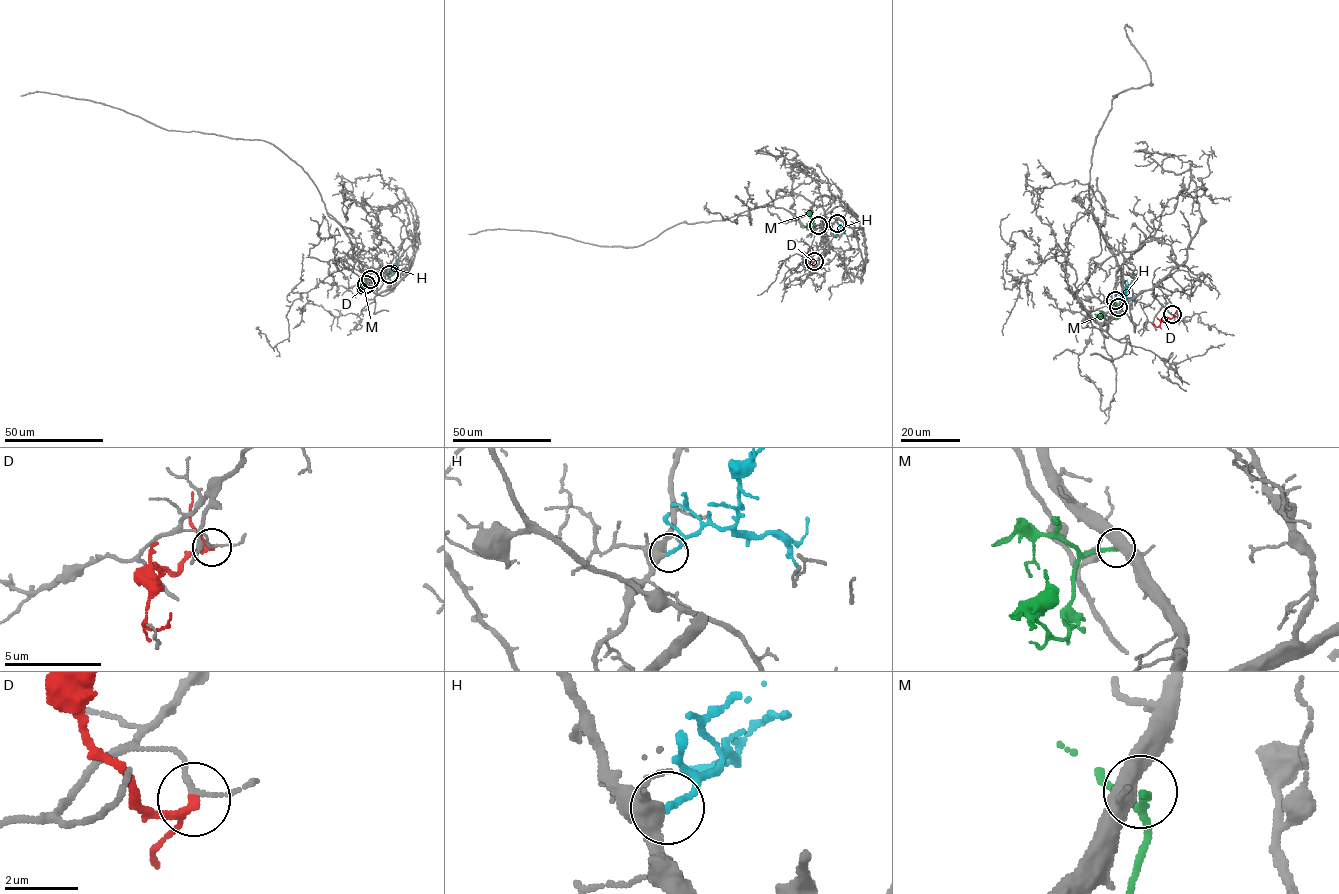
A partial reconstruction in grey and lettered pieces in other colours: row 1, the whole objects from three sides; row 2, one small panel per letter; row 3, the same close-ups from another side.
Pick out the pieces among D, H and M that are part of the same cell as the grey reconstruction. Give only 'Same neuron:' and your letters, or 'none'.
Same neuron: H

